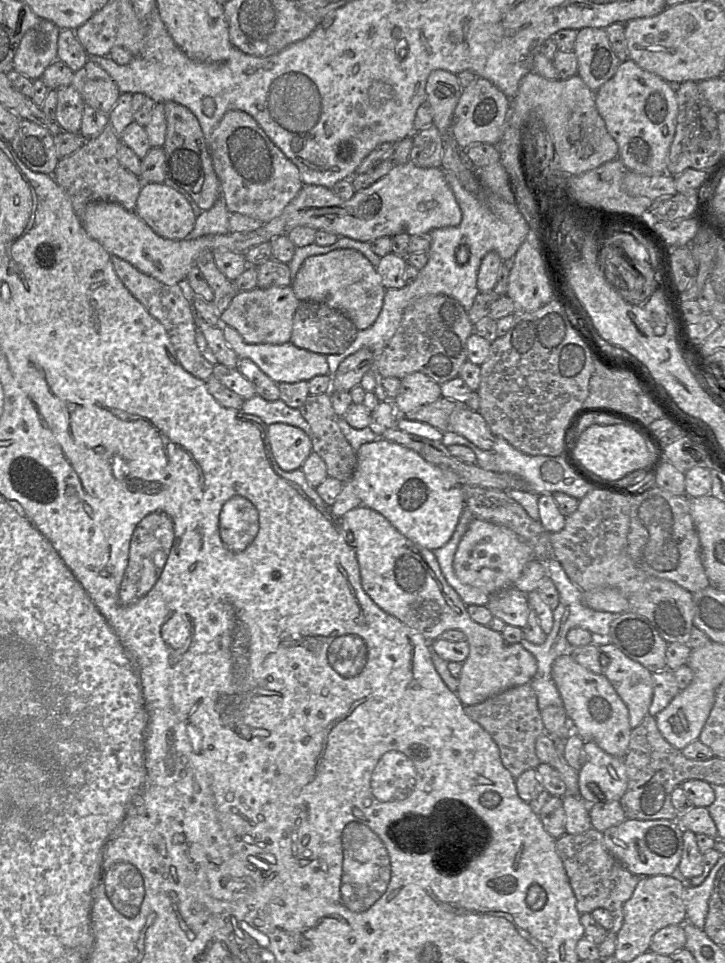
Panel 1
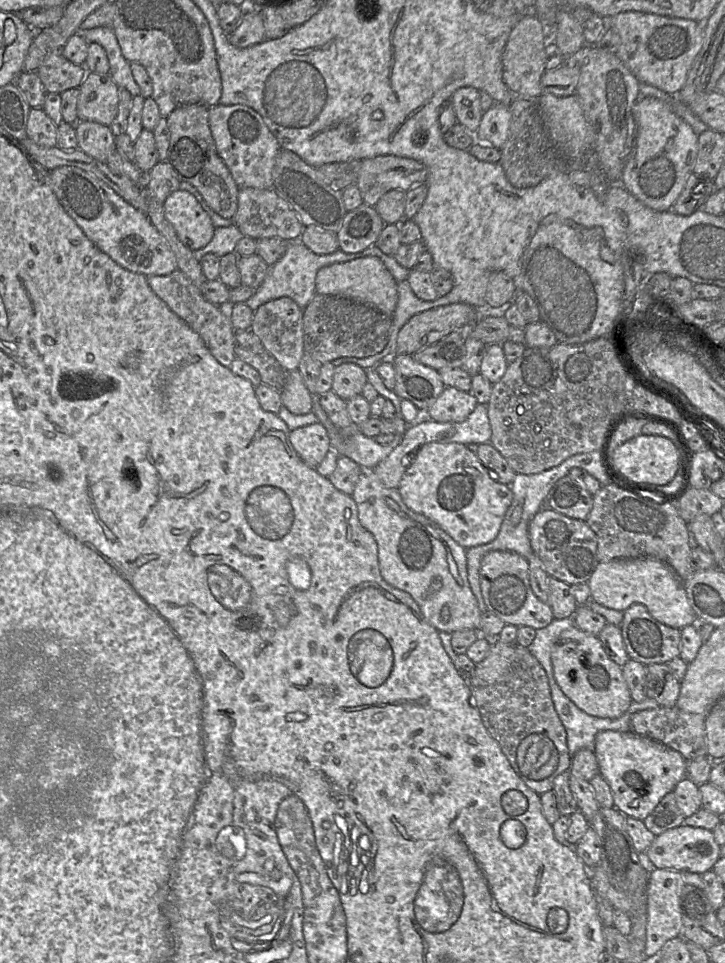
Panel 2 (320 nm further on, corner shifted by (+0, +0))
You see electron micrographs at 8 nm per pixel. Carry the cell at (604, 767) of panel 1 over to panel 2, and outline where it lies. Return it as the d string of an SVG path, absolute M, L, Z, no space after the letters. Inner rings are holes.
M600 731L595 737L599 774L612 791L614 808L623 815L643 821L659 801L687 777L688 761L677 751L634 732Z

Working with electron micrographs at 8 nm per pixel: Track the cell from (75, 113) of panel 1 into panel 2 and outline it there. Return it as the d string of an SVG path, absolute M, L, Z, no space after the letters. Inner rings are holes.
M78 121L75 131L78 149L102 163L106 163L109 155L116 149L116 137L108 126L91 121Z

